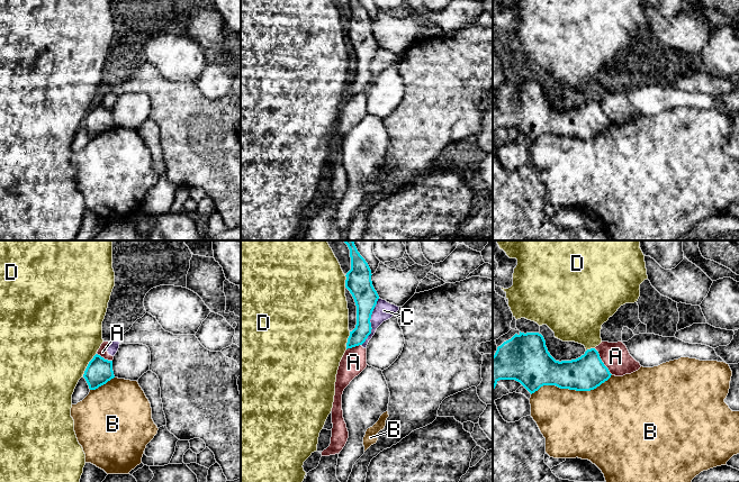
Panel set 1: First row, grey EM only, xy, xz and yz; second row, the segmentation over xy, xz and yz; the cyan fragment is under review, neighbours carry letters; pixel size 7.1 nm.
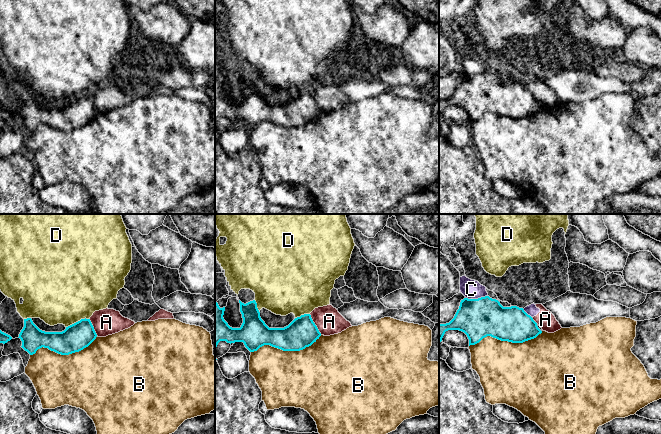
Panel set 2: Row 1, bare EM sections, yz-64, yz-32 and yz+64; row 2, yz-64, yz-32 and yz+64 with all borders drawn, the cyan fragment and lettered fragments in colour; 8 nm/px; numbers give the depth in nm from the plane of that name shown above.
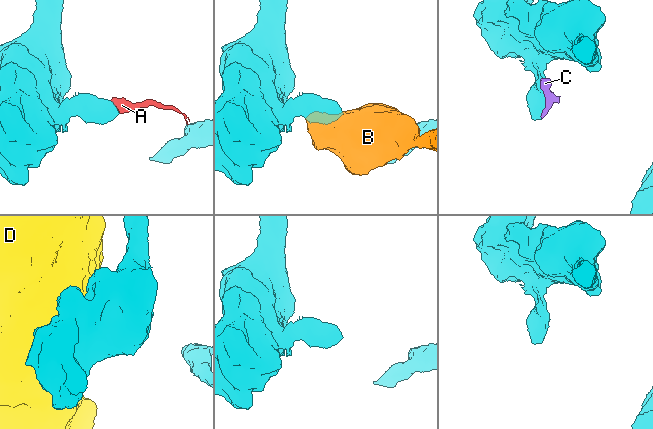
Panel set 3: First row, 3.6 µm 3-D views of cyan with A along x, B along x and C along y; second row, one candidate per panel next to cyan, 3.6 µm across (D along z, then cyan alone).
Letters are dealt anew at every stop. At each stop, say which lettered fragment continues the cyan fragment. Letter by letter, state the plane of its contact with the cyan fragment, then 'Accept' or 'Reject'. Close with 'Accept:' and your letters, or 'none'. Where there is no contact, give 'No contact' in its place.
A: Touches cyan in yz. Reject
B: Touches cyan in yz. Reject
C: Touches cyan in xz. Reject
D: Touches cyan in xy. Reject
Accept: none

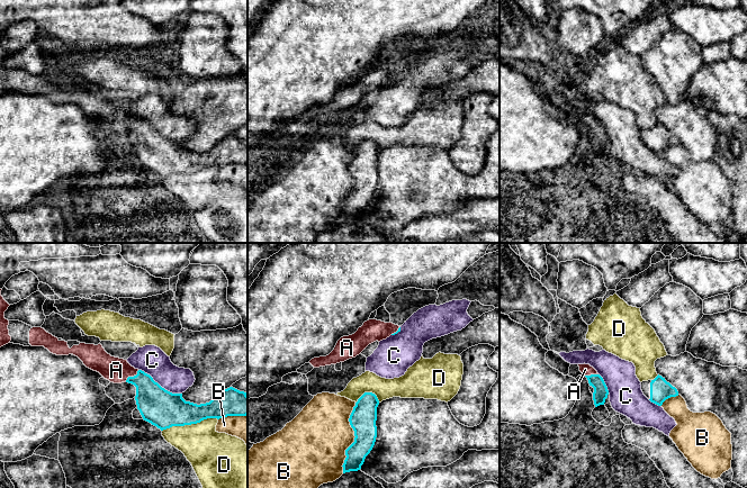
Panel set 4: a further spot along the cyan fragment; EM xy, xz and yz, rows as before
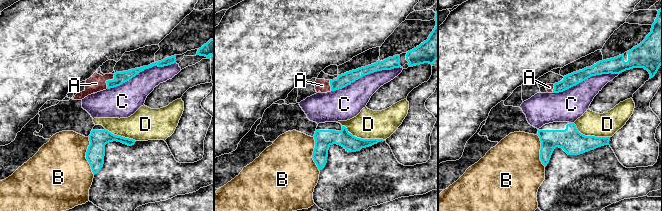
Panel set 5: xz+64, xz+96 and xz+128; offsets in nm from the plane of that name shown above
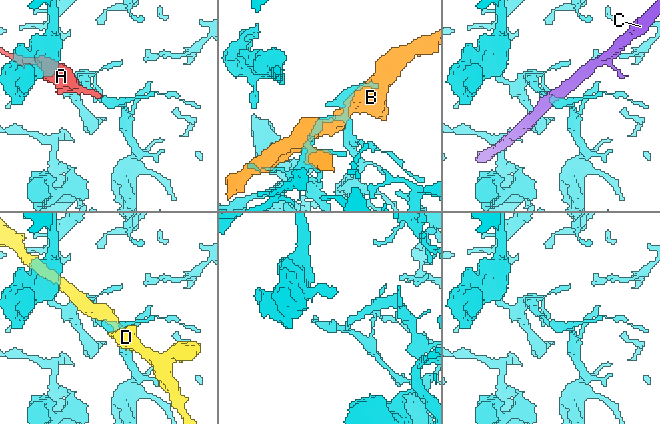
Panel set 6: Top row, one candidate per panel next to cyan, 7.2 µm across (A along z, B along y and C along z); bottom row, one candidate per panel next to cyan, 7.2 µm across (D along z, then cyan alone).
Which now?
A: Touches cyan in xy. Accept
B: Touches cyan in xz. Reject
C: Touches cyan in xy. Reject
D: Touches cyan in xy. Reject
Accept: A

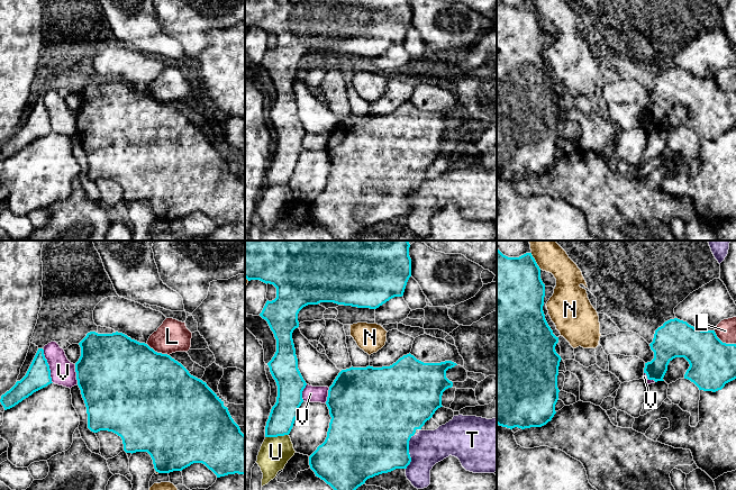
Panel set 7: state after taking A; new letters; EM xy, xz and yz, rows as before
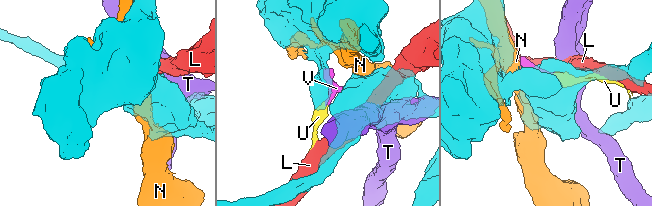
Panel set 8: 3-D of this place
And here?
L: Touches cyan in yz. Reject
N: Touches cyan in yz. Reject
T: Touches cyan in xz. Reject
U: Touches cyan in xz. Reject
V: Touches cyan in xy. Reject
Accept: none

